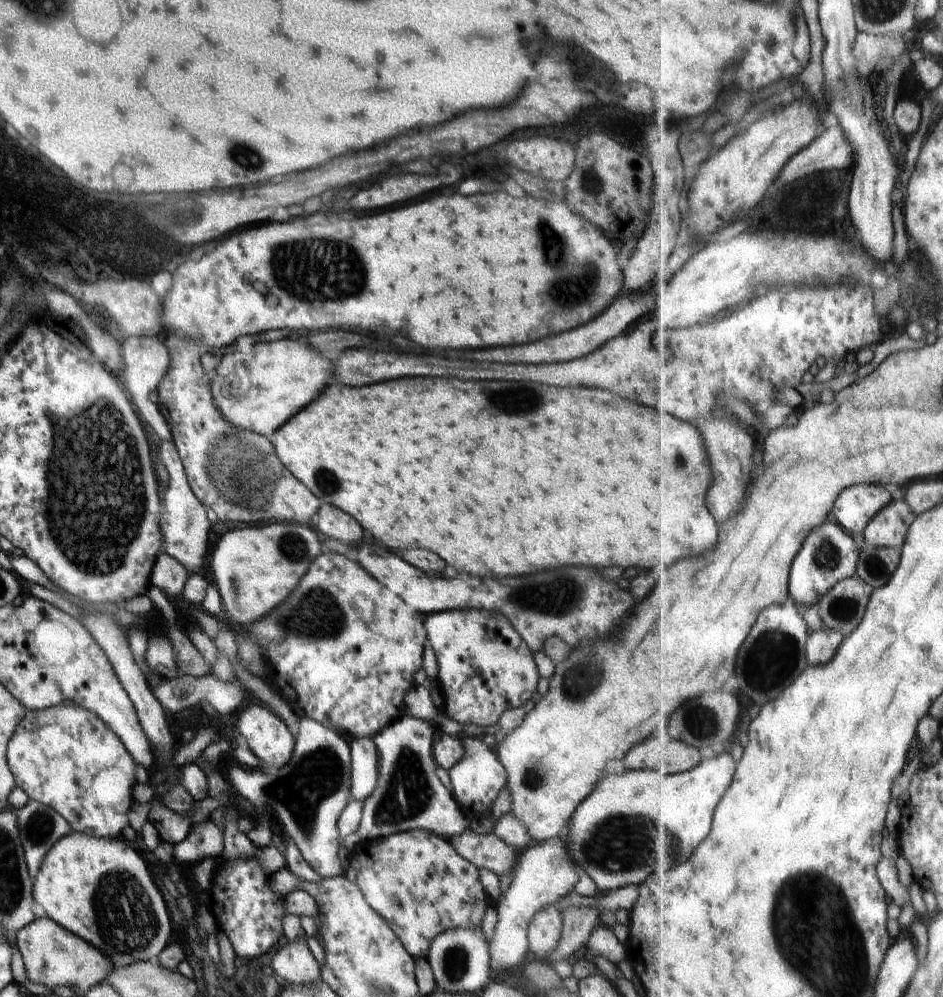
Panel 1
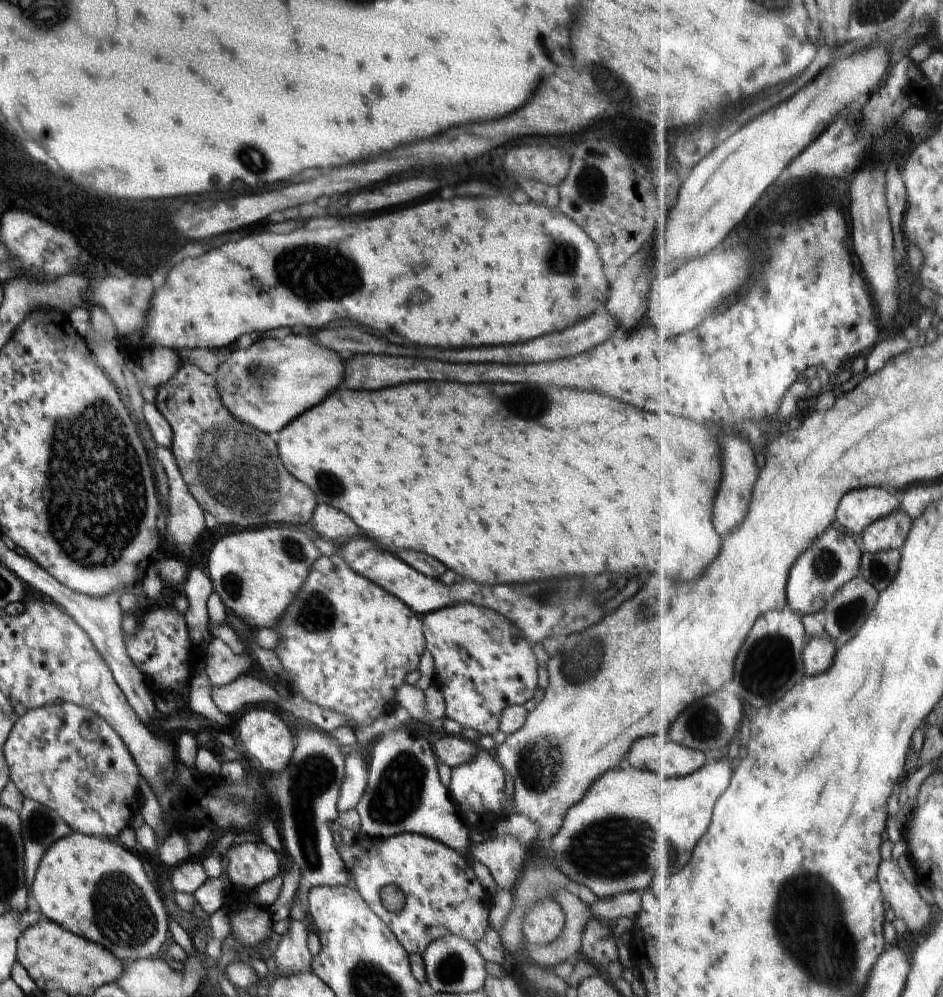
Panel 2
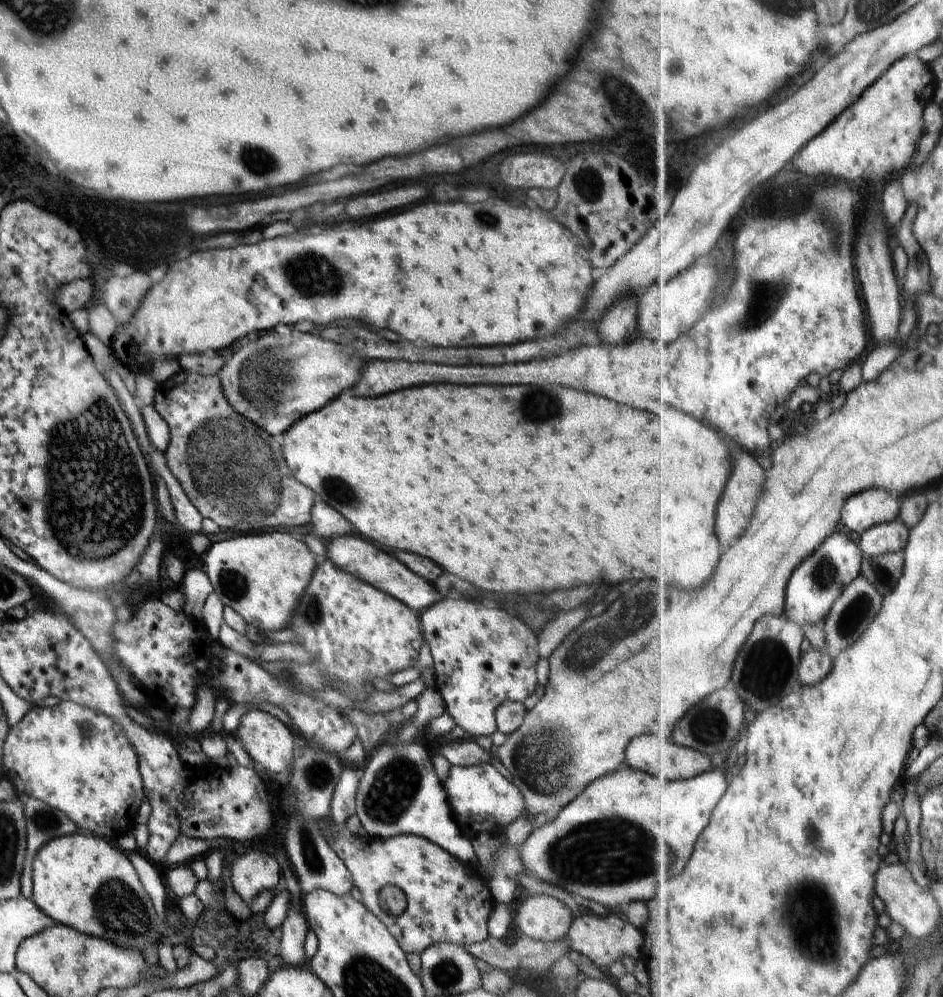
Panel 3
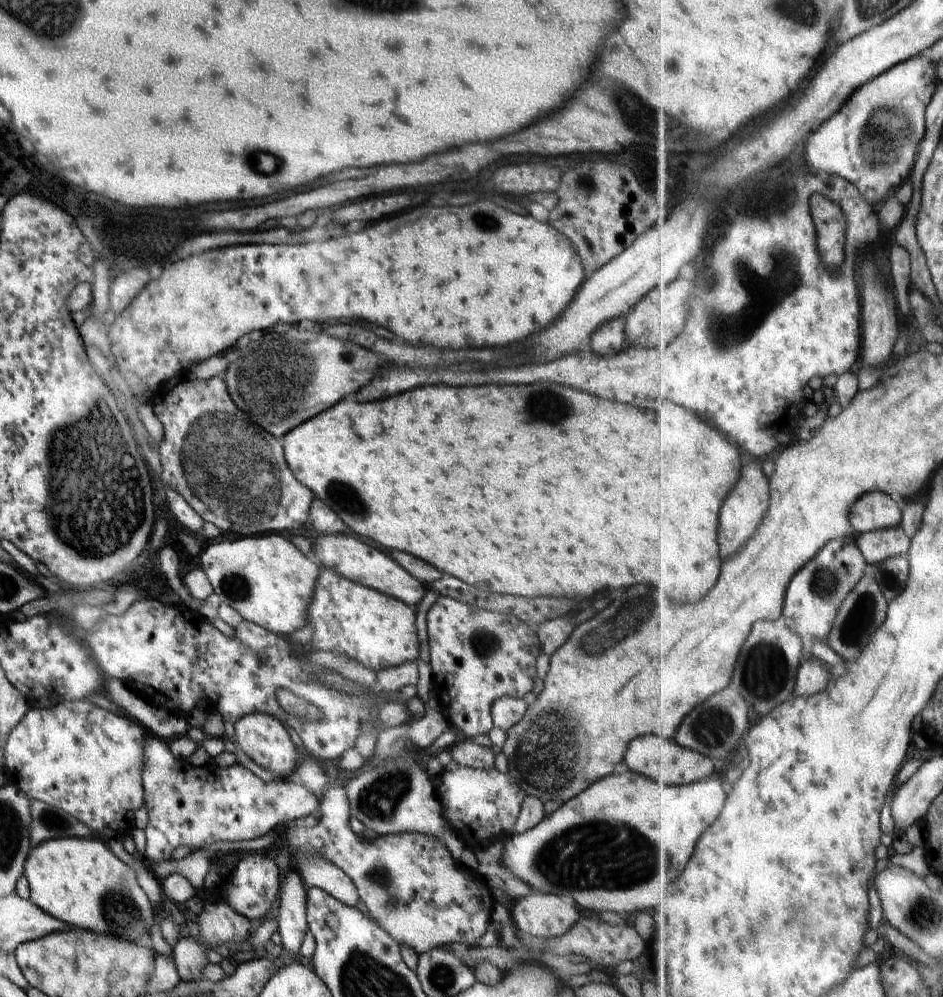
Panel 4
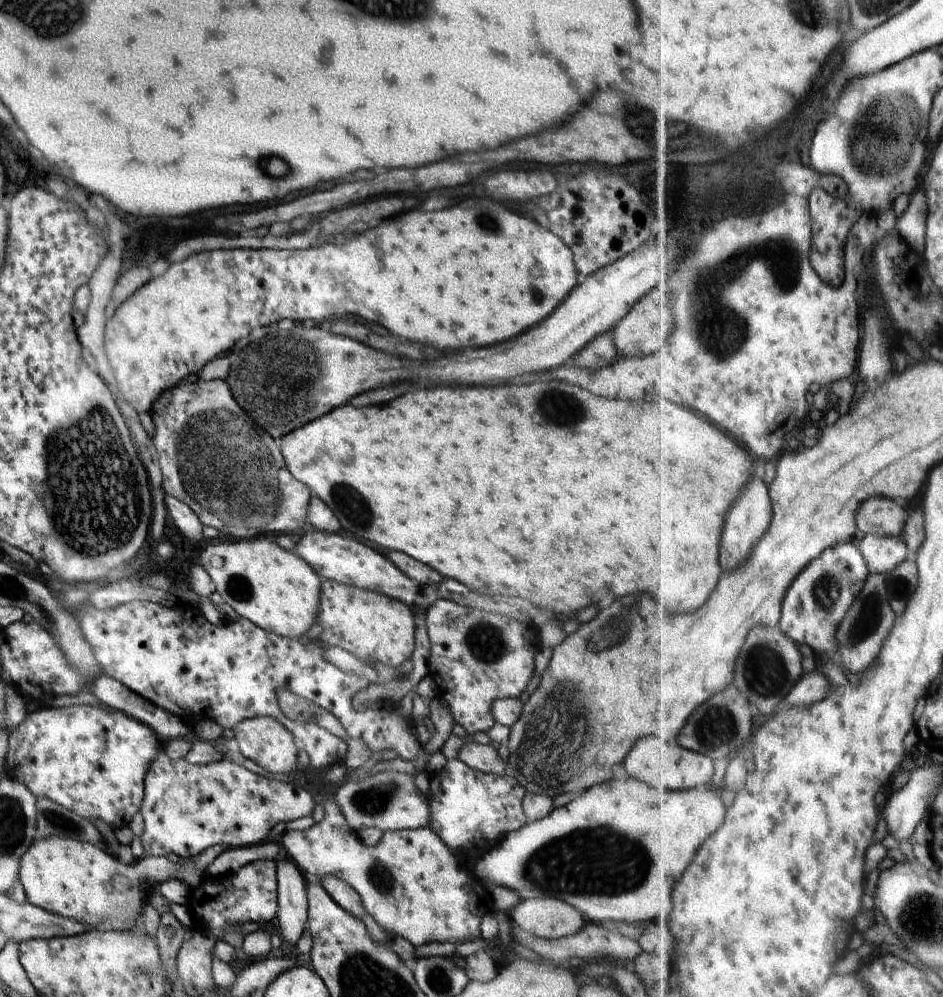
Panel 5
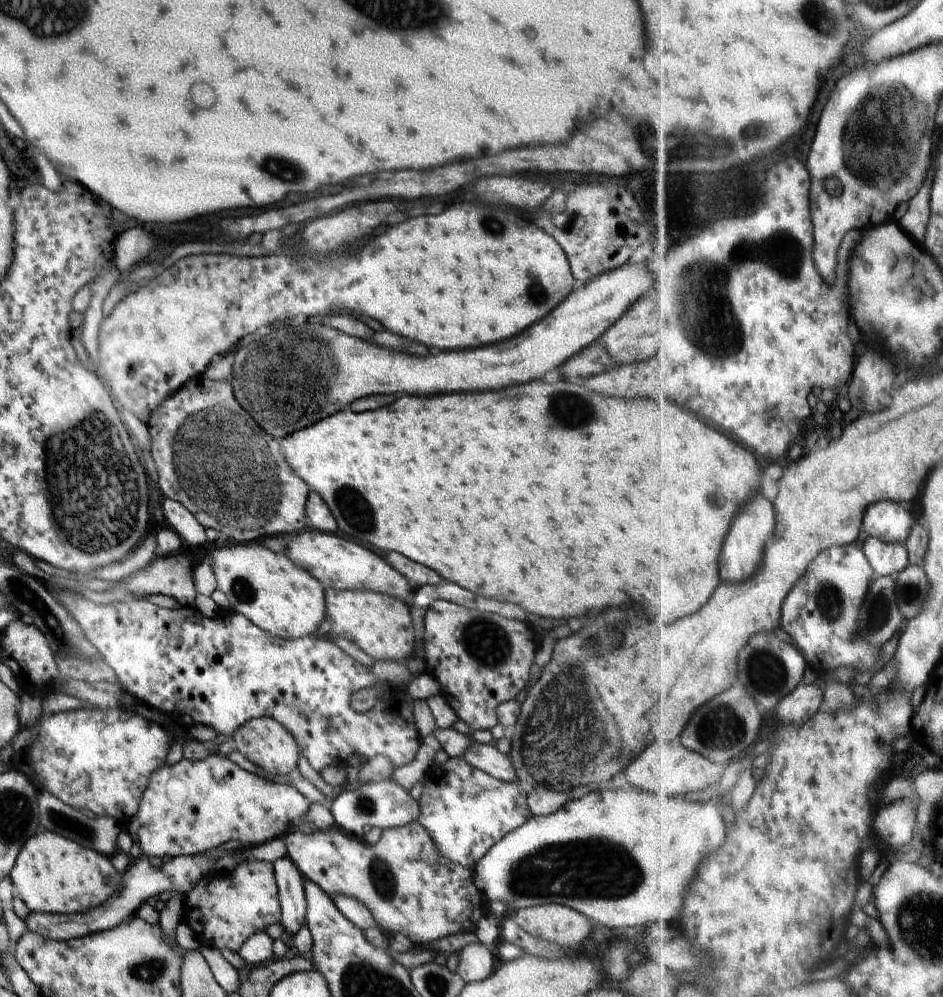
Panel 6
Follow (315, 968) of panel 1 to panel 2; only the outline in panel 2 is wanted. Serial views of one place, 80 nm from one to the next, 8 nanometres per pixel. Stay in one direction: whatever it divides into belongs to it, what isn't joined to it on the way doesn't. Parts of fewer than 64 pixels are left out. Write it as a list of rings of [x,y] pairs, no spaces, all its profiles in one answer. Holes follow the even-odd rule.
[[[290,918],[288,930],[278,944],[273,957],[278,966],[277,972],[288,975],[312,973],[313,956],[307,945],[307,936],[310,925],[303,921]]]

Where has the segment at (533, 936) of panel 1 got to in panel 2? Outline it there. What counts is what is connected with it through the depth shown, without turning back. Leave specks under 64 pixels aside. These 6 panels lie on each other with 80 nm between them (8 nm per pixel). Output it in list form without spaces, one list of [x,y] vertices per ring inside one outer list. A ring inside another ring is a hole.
[[[550,897],[540,899],[522,919],[524,940],[535,945],[554,942],[565,927],[562,907]]]

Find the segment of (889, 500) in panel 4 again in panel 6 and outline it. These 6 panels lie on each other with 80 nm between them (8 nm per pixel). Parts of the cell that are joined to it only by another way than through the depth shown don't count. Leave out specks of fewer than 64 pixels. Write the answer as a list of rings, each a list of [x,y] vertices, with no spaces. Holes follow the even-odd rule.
[[[878,502],[869,506],[864,529],[886,542],[906,545],[913,533],[914,516],[898,502]]]

